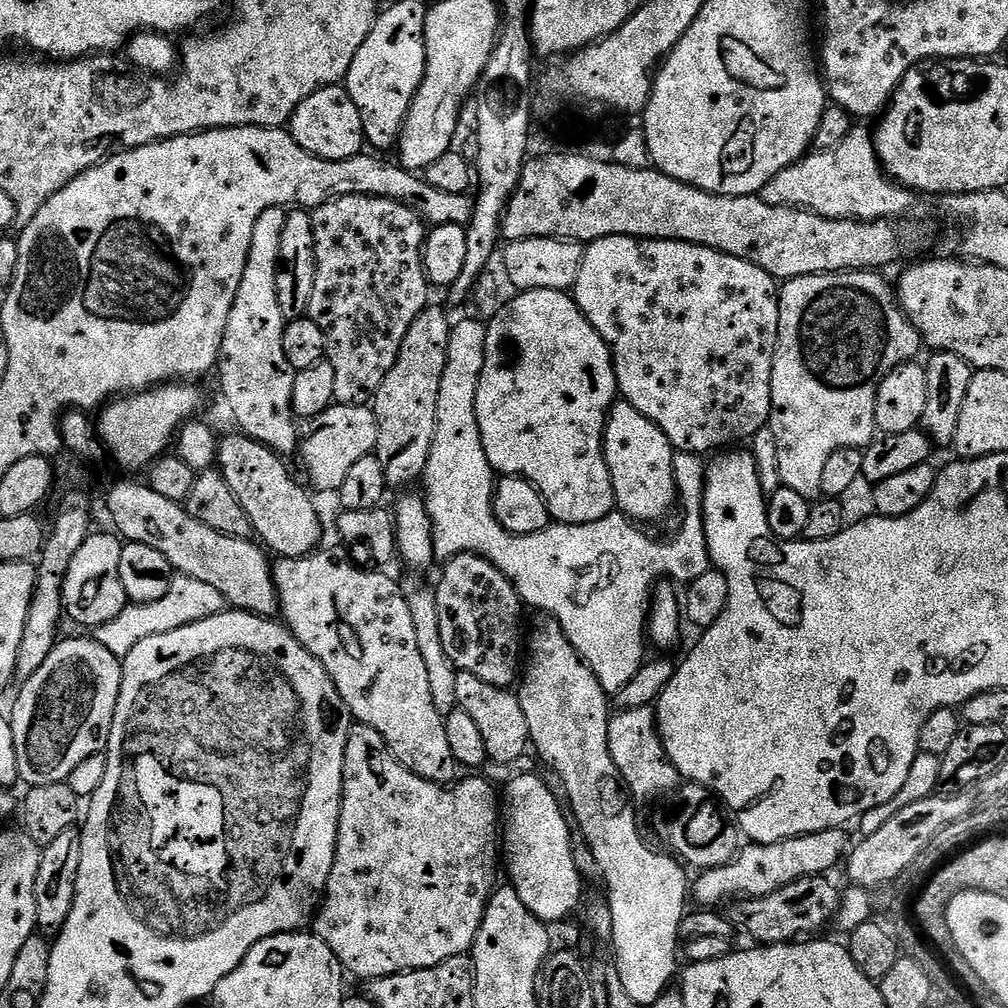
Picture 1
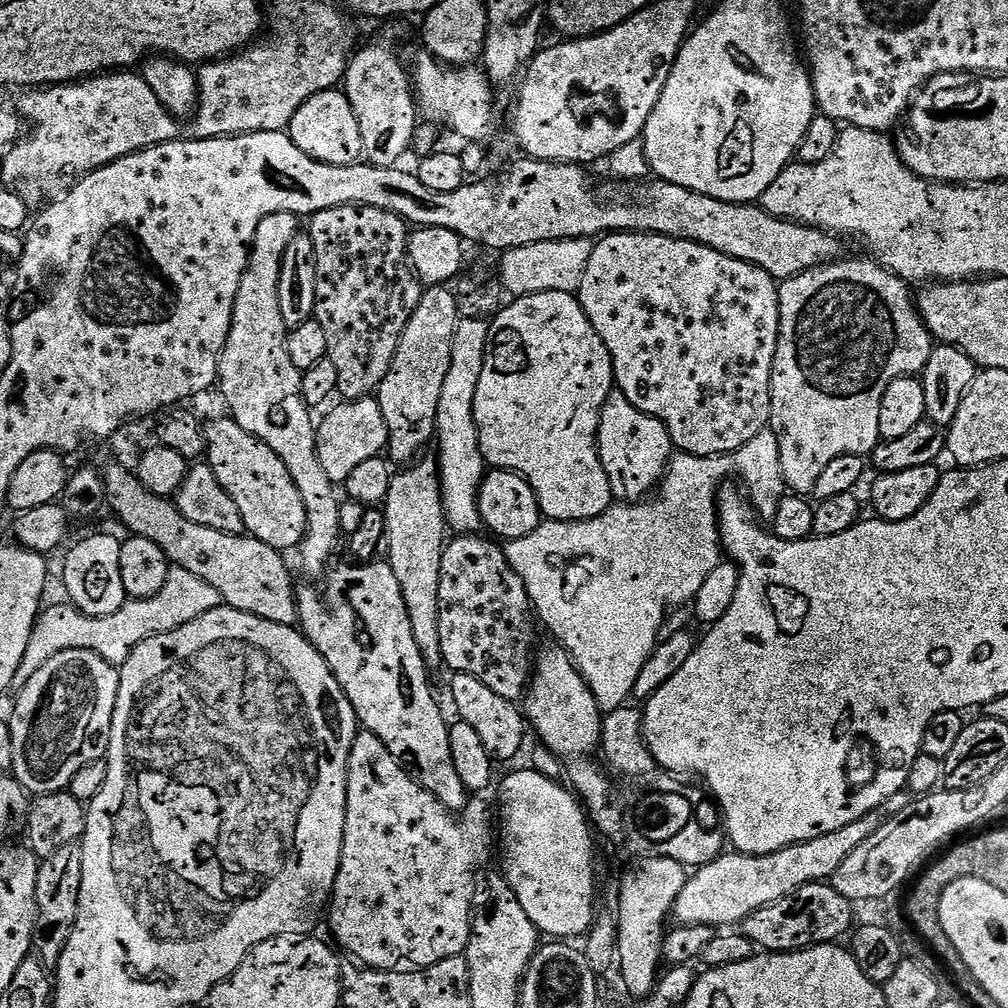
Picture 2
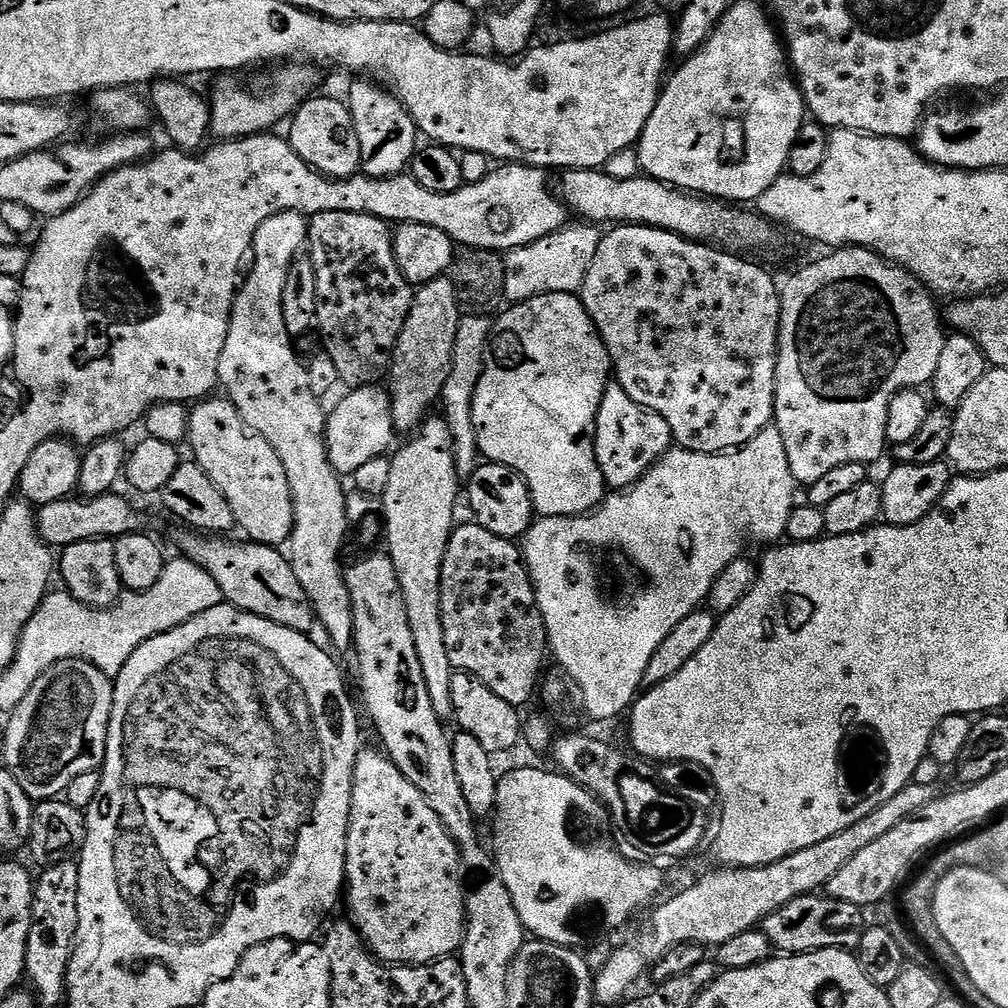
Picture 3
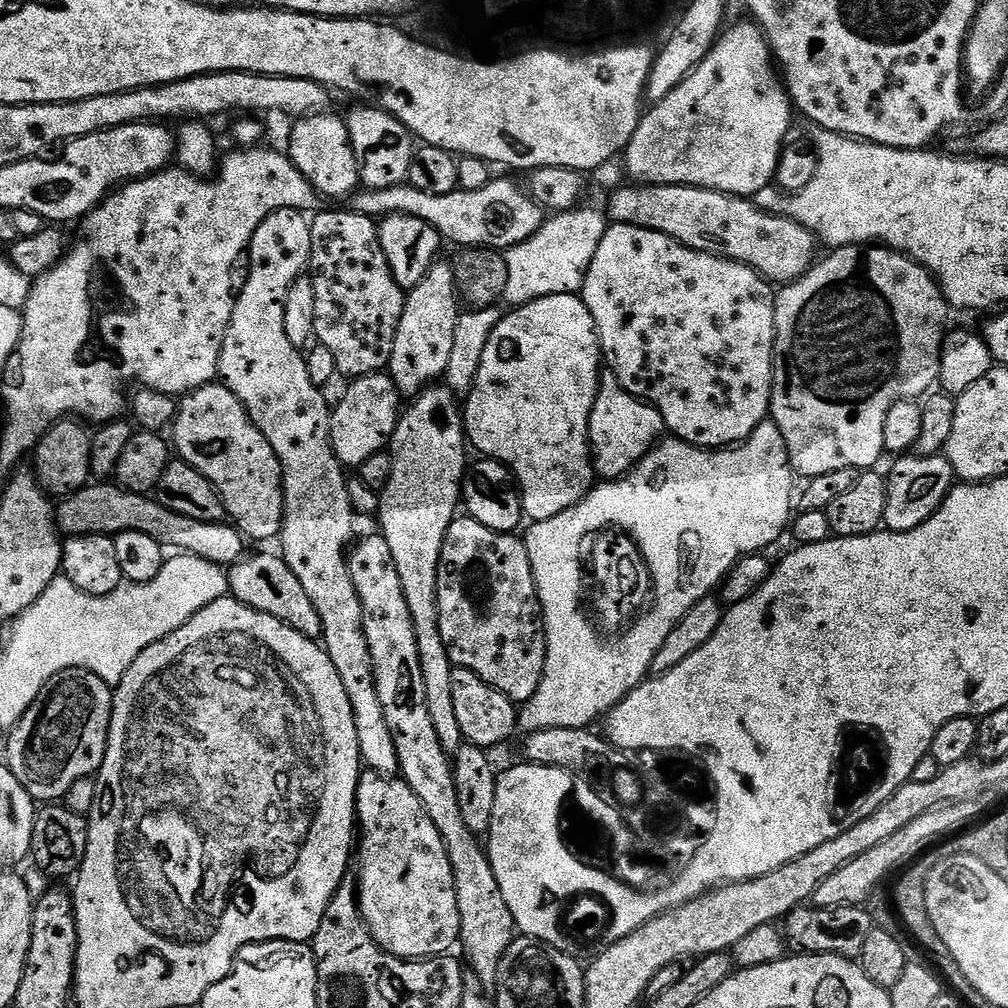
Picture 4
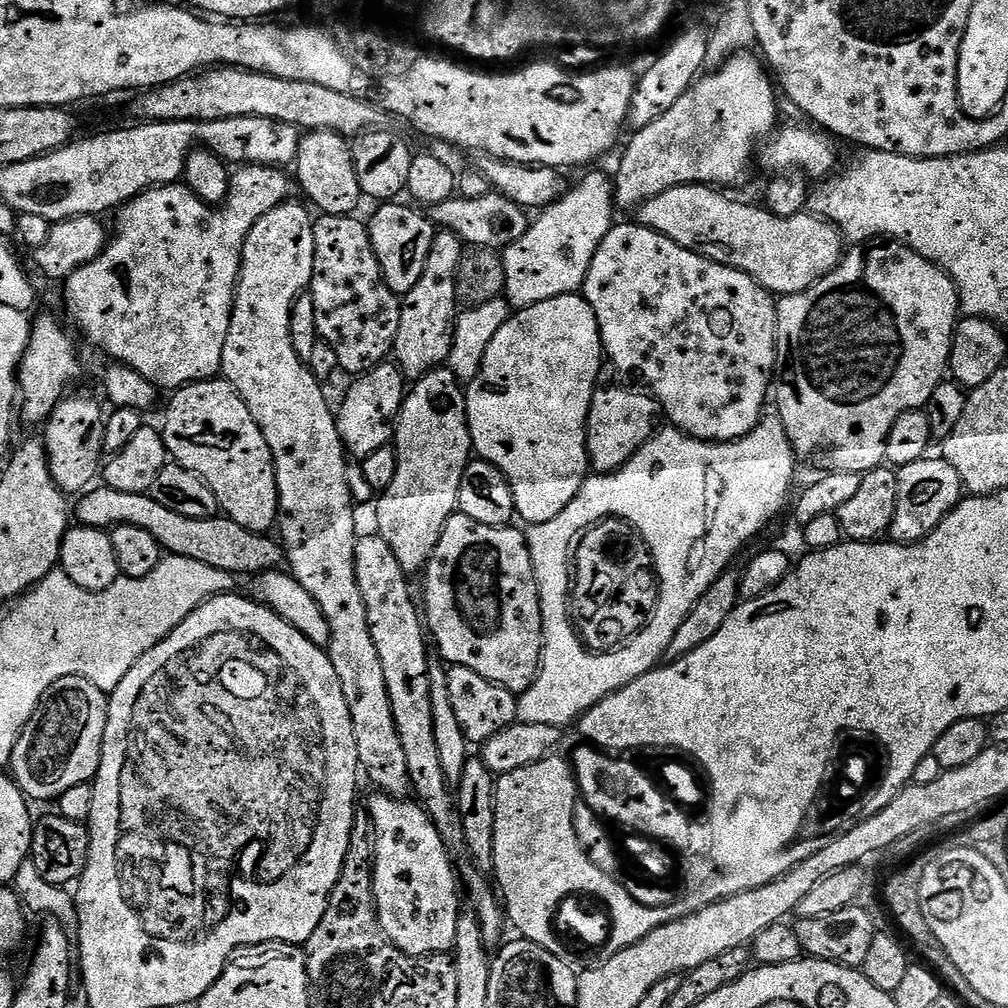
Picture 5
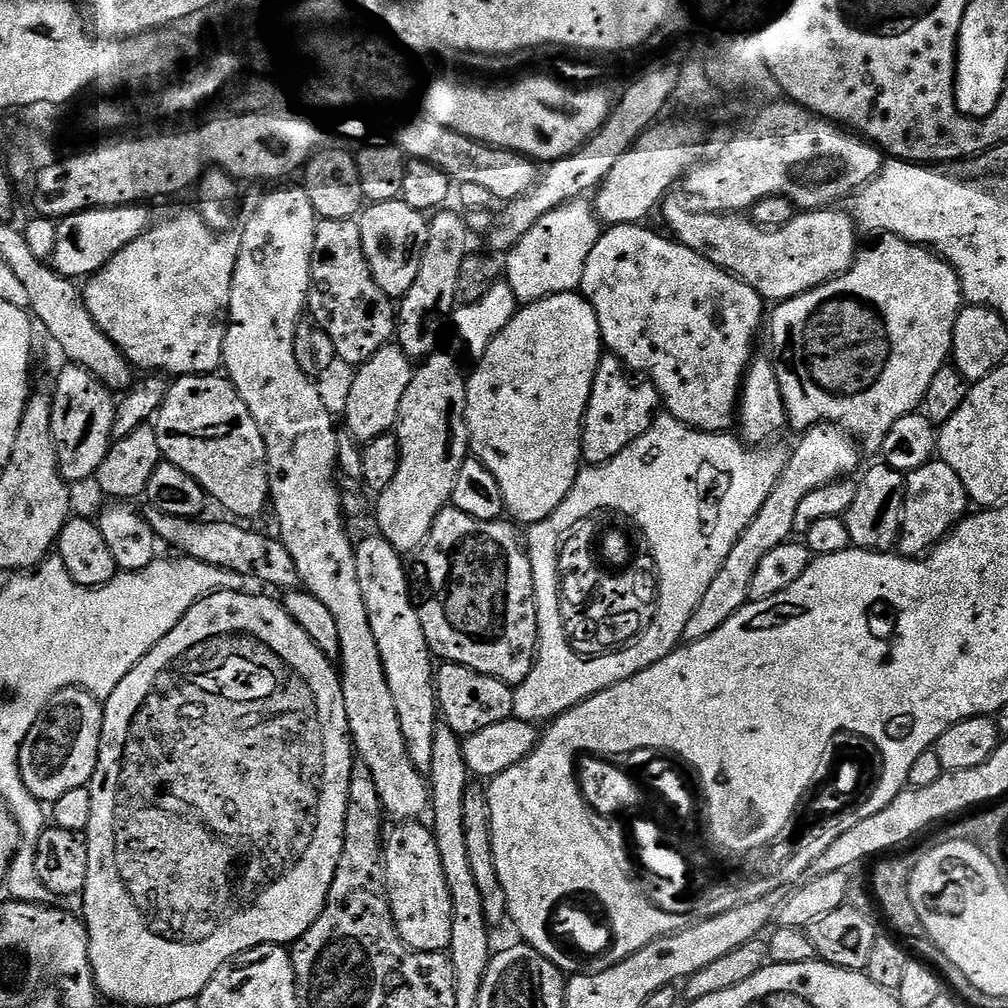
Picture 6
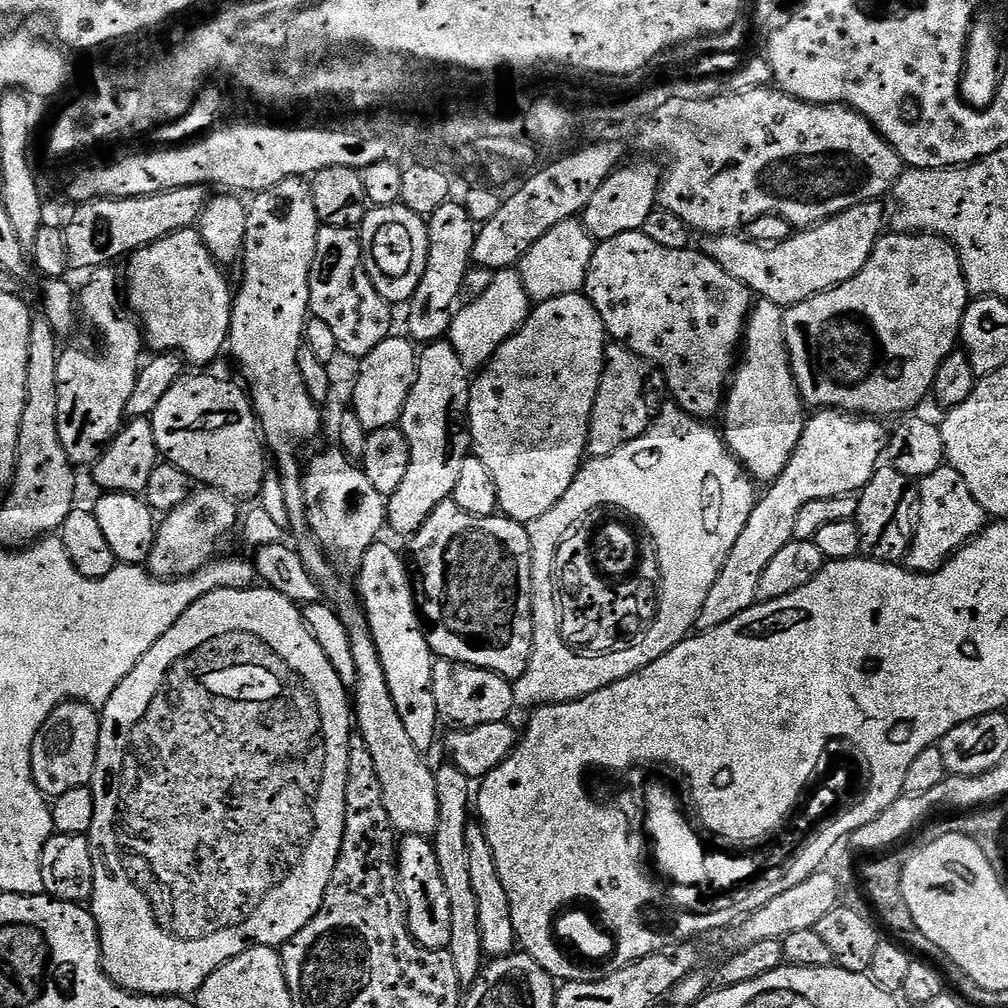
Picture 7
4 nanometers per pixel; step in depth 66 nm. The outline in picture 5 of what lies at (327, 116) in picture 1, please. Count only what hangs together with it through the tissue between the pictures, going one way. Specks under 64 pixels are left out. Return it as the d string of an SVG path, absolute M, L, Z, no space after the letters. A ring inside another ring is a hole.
M309 131L301 135L294 161L295 168L295 183L312 199L311 207L317 213L325 216L351 216L357 211L355 208L362 201L362 193L358 186L358 174L354 170L352 149L345 137L336 132Z

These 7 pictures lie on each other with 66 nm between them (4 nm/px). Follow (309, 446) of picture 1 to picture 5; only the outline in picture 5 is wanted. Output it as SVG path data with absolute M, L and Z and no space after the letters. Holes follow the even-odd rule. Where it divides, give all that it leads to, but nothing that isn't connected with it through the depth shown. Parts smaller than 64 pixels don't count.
M385 362L363 376L355 377L351 383L340 408L338 404L336 425L347 455L363 458L374 454L374 450L382 450L393 443L396 415L400 413L406 395L406 381L404 373L395 363Z

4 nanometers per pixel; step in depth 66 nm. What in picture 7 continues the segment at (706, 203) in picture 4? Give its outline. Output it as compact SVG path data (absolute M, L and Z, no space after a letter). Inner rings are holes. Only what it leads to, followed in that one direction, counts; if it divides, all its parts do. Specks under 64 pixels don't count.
M876 202L860 204L771 246L751 238L743 240L740 234L708 234L703 237L702 251L759 299L769 300L787 310L854 278L854 274L866 266L876 241L885 231L884 212L880 206Z

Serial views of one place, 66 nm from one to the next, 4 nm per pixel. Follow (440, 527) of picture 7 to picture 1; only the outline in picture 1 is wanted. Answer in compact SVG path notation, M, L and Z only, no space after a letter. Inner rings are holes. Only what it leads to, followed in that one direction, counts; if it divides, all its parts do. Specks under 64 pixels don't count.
M460 552L443 568L434 591L438 630L450 662L457 670L490 682L490 686L511 689L521 679L522 649L526 644L526 605L518 590L502 570L474 552Z

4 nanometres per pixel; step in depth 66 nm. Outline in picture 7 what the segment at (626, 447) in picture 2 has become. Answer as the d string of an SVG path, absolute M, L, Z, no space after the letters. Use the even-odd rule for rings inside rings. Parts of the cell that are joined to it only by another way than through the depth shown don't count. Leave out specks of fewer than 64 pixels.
M612 342L605 347L604 369L600 375L598 394L588 423L587 455L589 457L614 454L614 450L618 450L646 434L646 430L652 425L654 419L654 407L652 408L651 402L648 401L648 384L644 381L648 376L648 371L650 371L648 361L642 359L638 354L634 354L626 345Z

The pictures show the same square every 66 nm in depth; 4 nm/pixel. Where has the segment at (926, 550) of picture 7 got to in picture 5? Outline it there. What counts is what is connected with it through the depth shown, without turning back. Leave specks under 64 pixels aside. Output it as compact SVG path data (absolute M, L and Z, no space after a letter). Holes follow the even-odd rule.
M925 458L910 462L896 472L898 478L898 506L894 508L894 522L888 527L893 544L918 544L953 512L966 489L958 470L943 458Z

